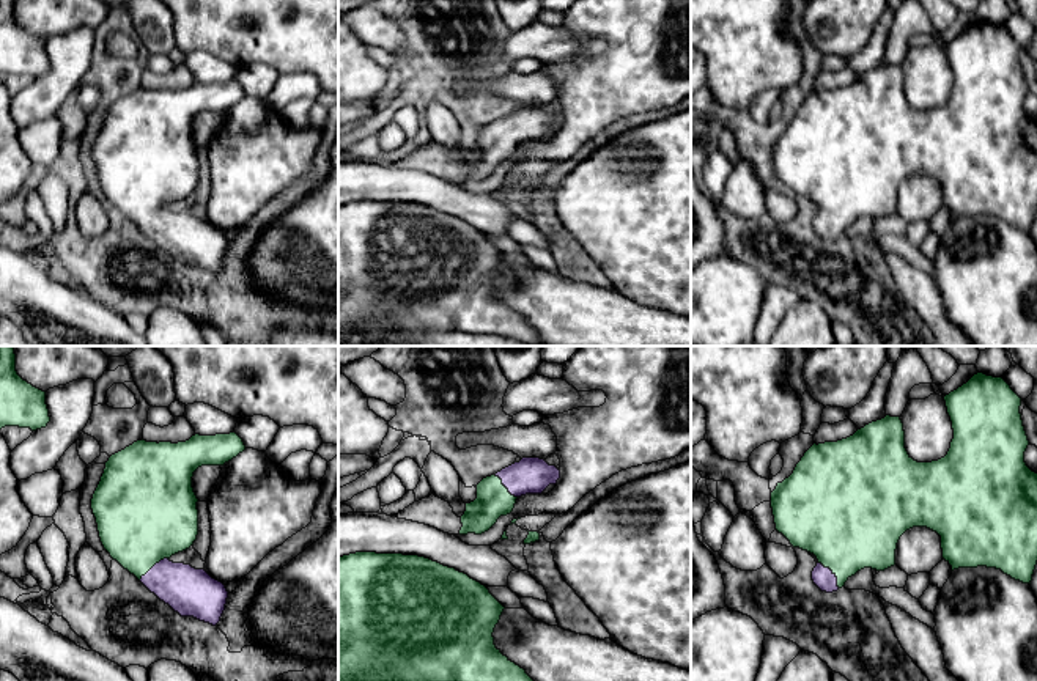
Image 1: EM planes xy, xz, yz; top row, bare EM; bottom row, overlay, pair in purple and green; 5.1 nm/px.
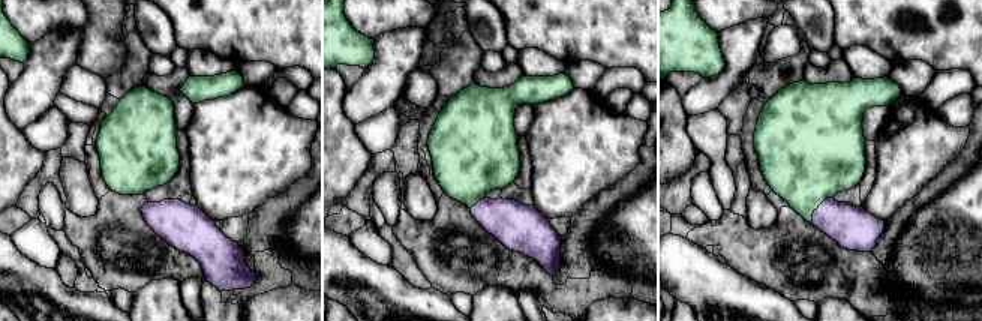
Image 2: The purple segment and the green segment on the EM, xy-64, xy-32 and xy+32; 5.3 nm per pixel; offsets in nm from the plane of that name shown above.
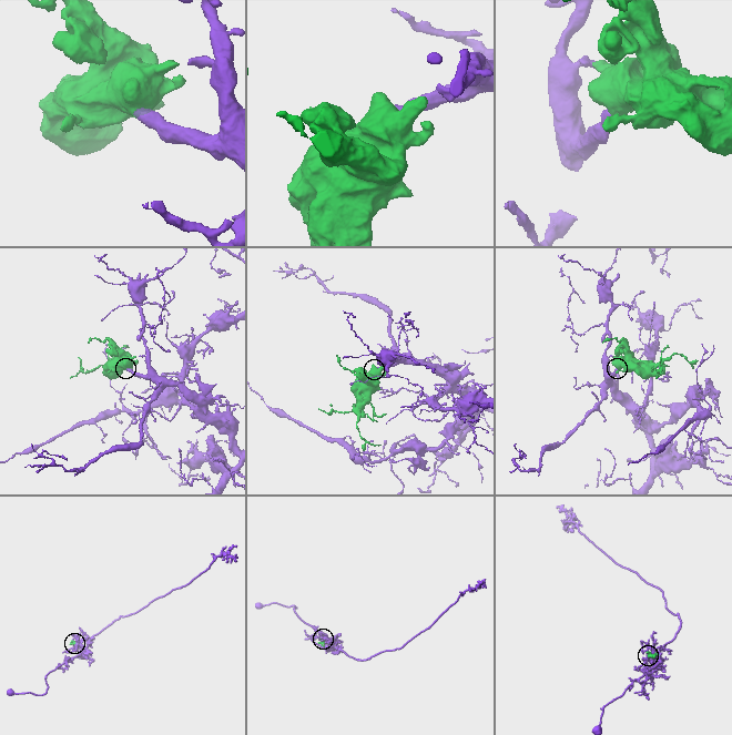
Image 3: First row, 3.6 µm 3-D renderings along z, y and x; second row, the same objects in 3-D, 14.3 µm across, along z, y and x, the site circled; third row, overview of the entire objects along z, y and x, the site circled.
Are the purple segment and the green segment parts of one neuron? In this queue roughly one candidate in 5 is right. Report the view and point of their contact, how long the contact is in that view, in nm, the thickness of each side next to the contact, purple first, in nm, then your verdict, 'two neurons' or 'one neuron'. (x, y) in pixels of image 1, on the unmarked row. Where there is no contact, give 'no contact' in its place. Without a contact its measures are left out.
meets purple in yz at (831, 220); contact 170 nm long; 110 nm thick on the purple side, 440 nm on the other; one neuron

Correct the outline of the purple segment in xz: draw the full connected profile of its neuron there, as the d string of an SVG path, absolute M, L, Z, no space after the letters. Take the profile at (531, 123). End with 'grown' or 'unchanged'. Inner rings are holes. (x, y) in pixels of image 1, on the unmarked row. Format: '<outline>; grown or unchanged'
M522 105L496 123L483 126L477 132L477 146L466 151L459 182L488 179L500 164L513 159L518 145L541 142L559 126L560 118L540 105Z; grown

